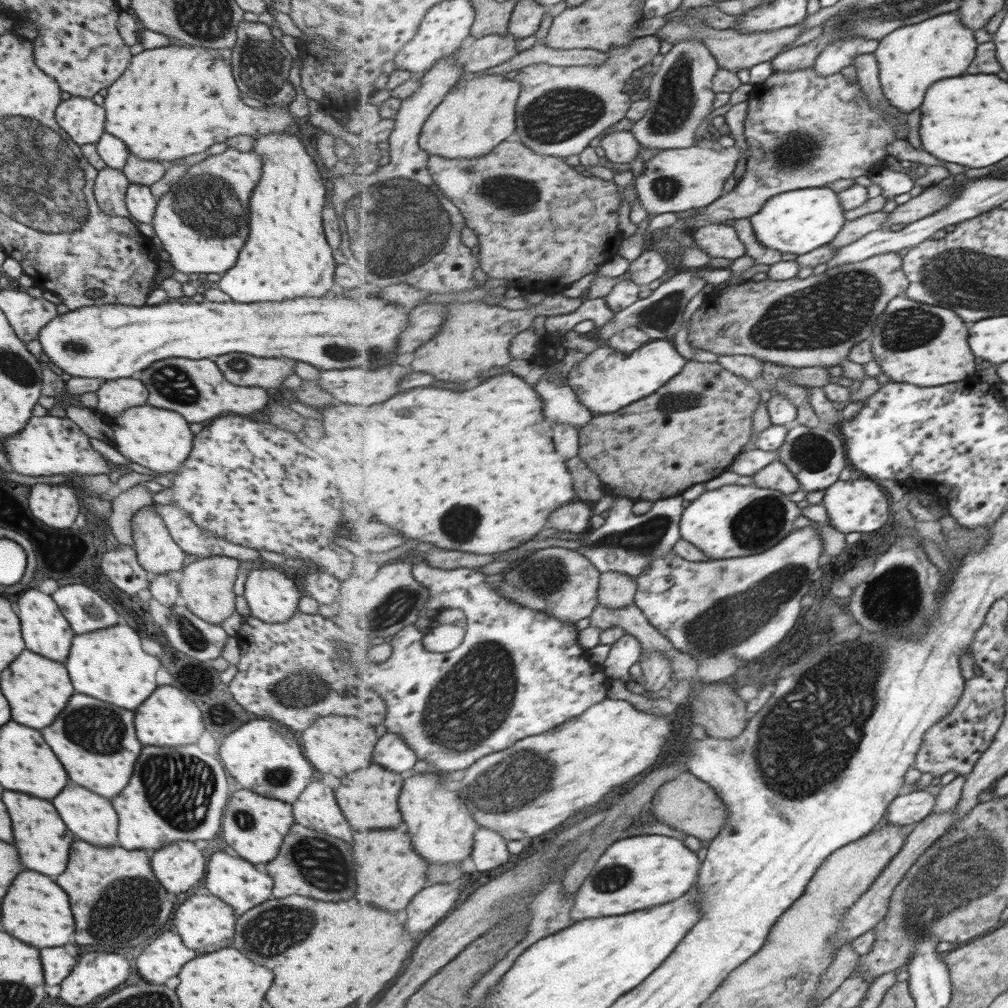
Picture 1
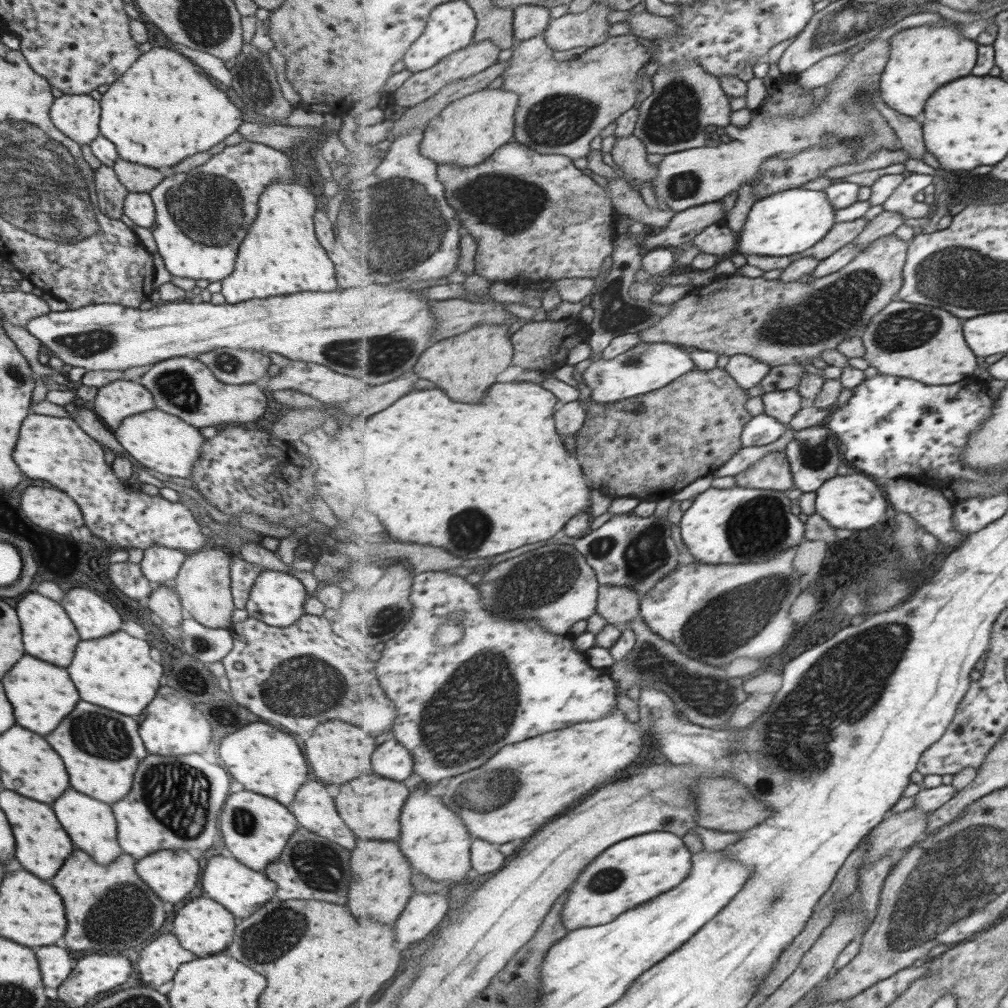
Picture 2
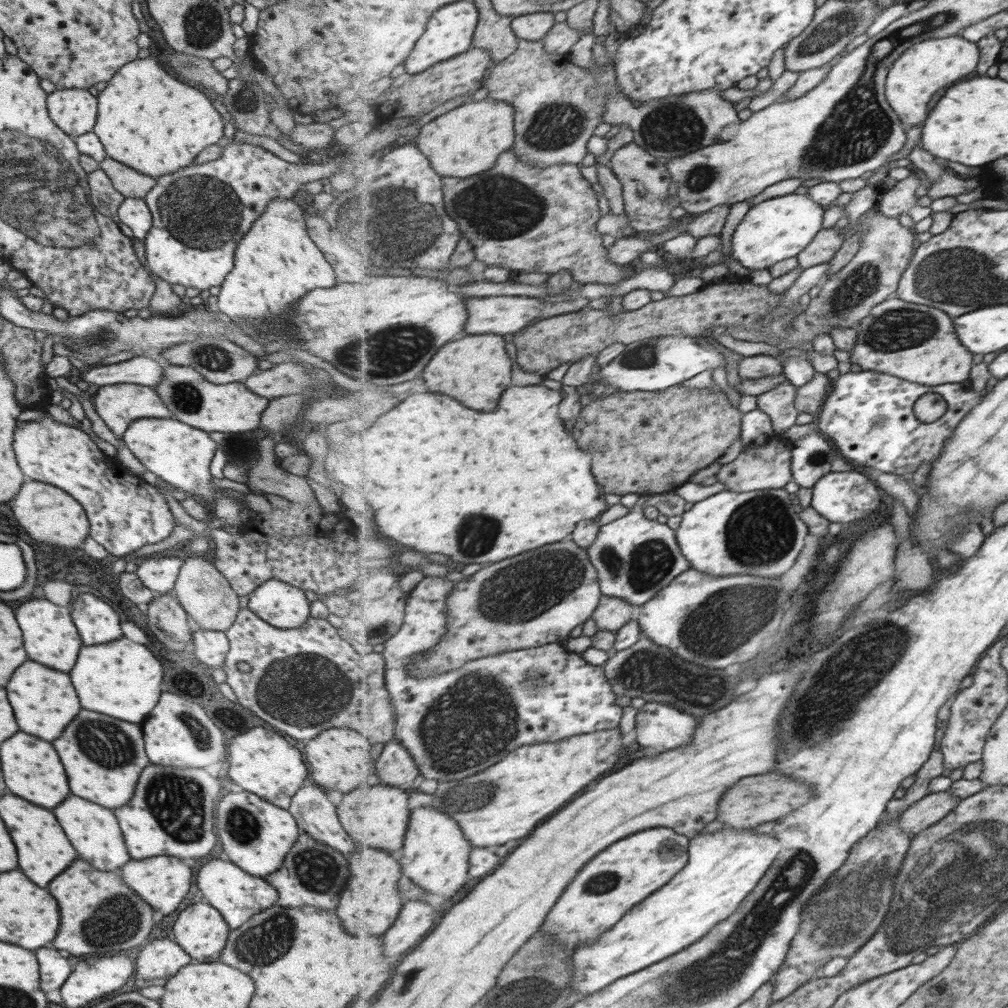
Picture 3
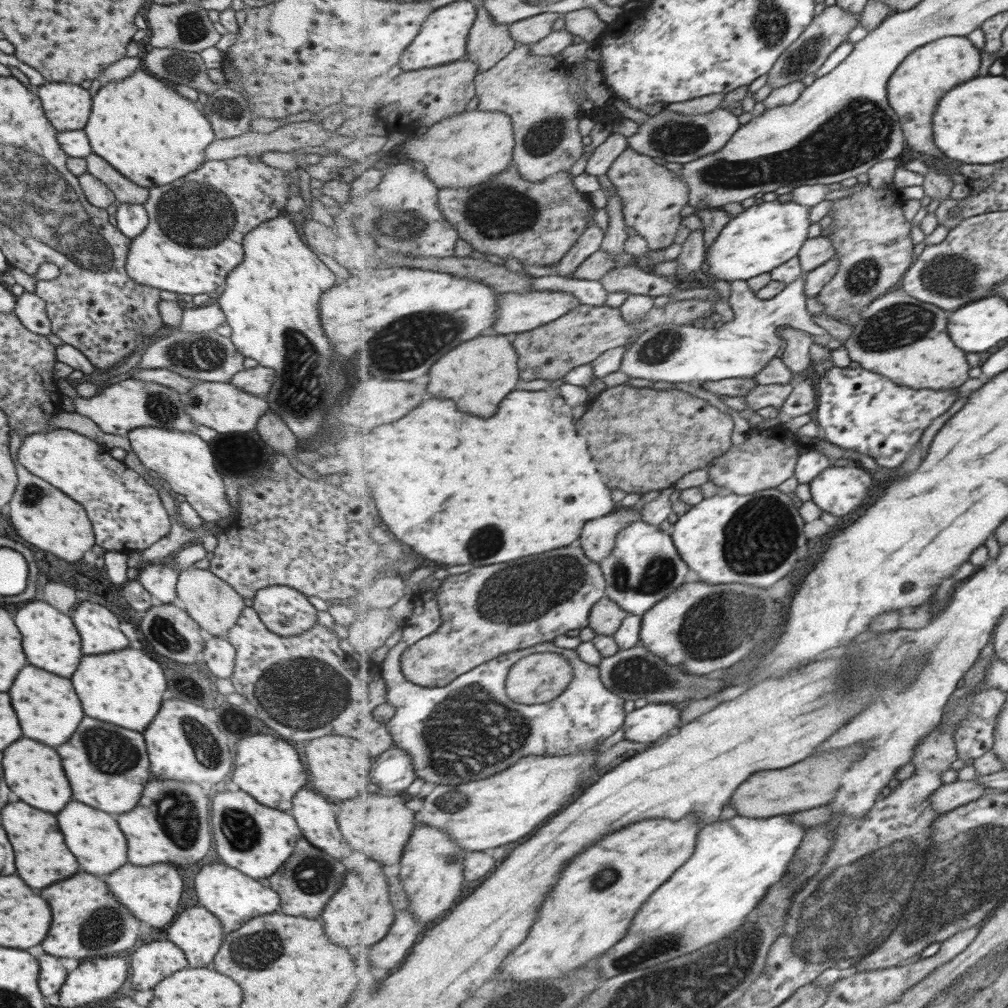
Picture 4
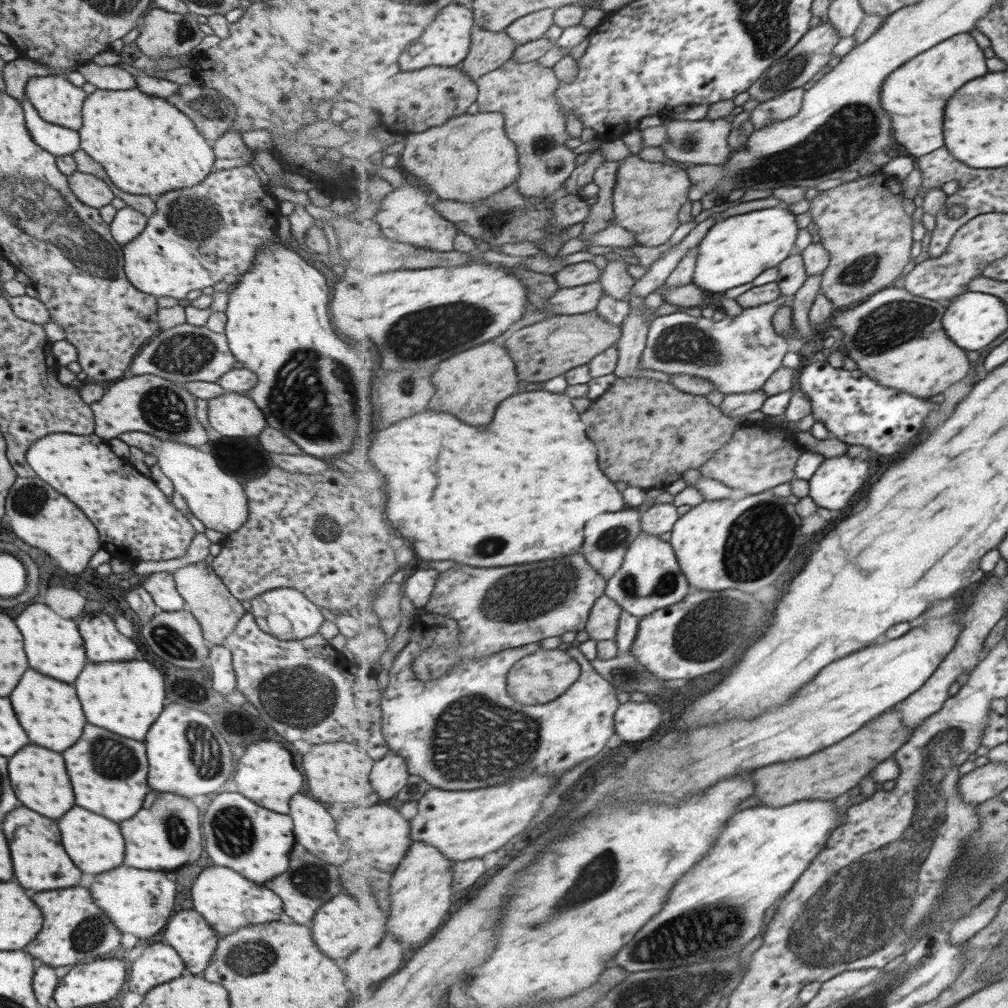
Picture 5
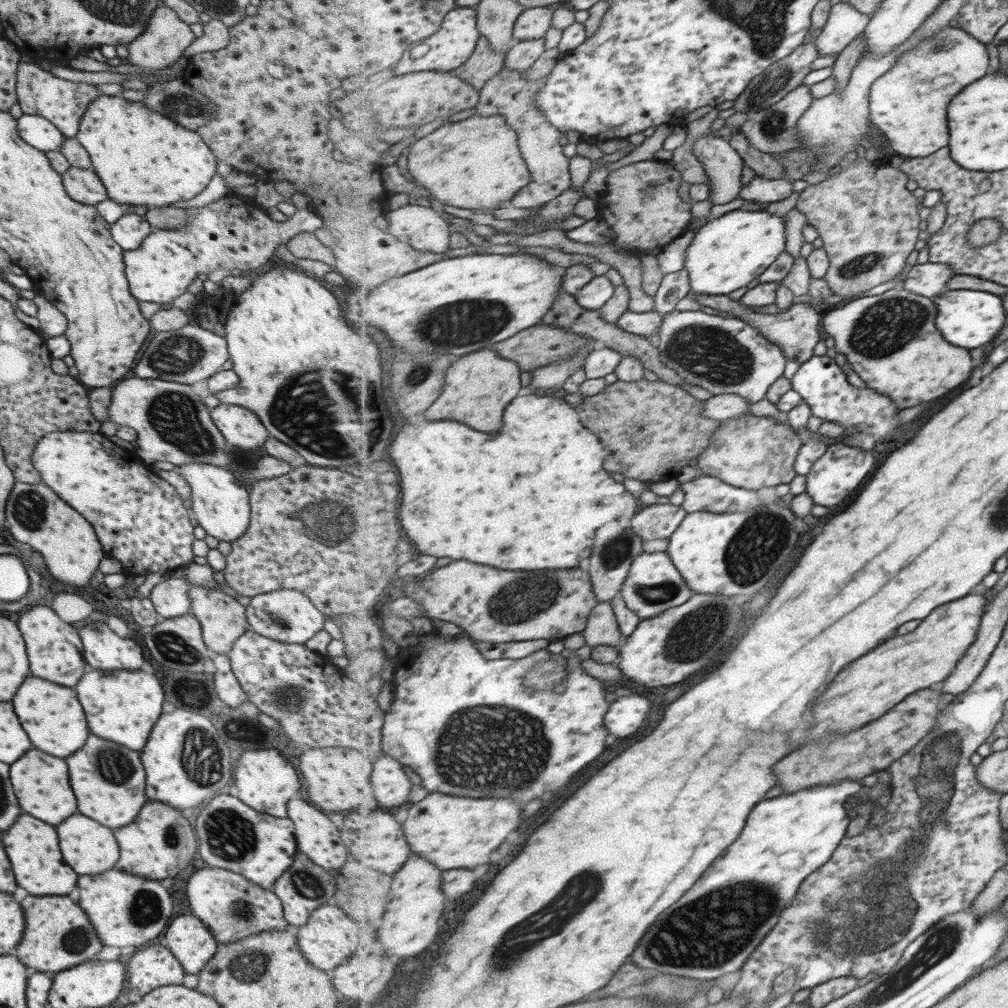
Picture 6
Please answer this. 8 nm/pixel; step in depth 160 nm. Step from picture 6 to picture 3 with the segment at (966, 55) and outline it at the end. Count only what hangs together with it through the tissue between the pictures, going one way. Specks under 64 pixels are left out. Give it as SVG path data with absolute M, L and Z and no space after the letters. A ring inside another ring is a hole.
M961 35L945 38L930 38L916 42L892 66L886 80L886 97L906 127L921 124L929 114L929 102L937 90L949 88L953 82L975 72L982 60L982 50L976 43Z

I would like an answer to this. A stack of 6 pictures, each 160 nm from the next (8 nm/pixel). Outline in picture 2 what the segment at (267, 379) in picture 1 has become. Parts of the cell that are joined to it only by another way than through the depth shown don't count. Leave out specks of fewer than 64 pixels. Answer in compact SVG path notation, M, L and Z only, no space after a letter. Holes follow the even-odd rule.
M215 348L193 358L209 368L223 384L251 384L263 378L269 368L269 358L261 351Z

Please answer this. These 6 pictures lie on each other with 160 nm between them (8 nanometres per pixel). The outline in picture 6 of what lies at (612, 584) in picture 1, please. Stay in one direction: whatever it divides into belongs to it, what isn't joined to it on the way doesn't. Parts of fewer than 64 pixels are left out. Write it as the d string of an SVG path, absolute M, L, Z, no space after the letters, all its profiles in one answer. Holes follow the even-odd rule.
M601 601L594 608L587 628L582 633L585 635L589 646L607 645L619 647L619 642L622 640L622 630L612 601Z

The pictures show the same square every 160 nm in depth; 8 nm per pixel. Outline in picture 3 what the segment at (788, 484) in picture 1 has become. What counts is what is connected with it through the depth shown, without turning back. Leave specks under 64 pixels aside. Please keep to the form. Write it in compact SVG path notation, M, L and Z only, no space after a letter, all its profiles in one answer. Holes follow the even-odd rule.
M777 435L765 445L744 448L734 461L721 466L716 478L731 490L739 490L743 493L753 492L753 490L783 489L789 482L794 481L792 471L793 446L791 441L781 439L780 435Z

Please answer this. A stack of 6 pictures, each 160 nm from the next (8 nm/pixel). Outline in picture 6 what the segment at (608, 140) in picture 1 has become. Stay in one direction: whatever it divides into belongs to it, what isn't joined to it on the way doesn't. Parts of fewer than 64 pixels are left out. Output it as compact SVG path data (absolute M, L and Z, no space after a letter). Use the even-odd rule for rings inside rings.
M657 160L636 162L610 173L600 204L608 224L616 232L617 246L657 253L683 235L692 218L693 204L679 196L683 181L675 168Z

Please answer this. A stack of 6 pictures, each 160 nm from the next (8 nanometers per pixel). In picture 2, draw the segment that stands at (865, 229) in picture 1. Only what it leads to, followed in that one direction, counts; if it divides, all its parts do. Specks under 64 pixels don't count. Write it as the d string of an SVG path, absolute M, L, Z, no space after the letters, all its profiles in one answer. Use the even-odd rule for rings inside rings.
M864 217L851 220L851 222L836 221L833 230L821 242L817 242L815 246L811 246L809 250L805 250L801 254L791 254L791 258L796 261L801 257L813 256L813 258L818 258L820 261L825 260L847 246L847 244L853 243L869 223L870 220Z

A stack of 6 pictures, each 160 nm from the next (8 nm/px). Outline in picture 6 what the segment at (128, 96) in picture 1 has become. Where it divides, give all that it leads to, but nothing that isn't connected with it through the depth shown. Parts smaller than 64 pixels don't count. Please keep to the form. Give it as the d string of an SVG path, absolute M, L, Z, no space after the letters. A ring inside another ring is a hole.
M97 95L97 98L94 98L94 100L87 105L85 112L81 115L80 121L78 122L78 131L73 138L88 152L89 160L92 164L91 170L93 170L102 182L109 200L114 201L122 208L131 206L131 204L151 204L151 206L145 206L145 208L146 210L153 210L165 208L165 206L170 206L175 202L179 202L179 200L188 201L207 186L209 180L211 180L211 177L217 170L217 159L215 155L211 154L210 147L203 142L202 138L199 138L198 134L195 134L195 131L187 130L174 120L143 106L137 101L127 101L120 97L120 95Z

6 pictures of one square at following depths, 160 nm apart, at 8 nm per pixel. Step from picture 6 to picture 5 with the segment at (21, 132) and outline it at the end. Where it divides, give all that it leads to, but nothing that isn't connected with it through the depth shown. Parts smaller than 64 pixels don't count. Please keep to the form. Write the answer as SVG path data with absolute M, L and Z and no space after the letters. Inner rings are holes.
M23 93L23 101L20 104L23 109L25 126L36 145L39 145L54 157L71 155L80 149L79 135L76 130L69 130L45 122L32 107L25 93Z

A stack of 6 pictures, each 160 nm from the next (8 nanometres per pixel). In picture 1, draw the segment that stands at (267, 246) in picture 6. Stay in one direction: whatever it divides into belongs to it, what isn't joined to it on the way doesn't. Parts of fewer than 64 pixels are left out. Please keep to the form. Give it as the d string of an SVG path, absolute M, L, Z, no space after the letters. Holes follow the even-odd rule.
M227 147L223 152L209 155L191 165L168 191L157 198L150 222L162 249L169 255L168 261L174 270L189 276L196 274L223 274L237 260L239 248L247 238L248 206L251 191L255 188L261 174L261 159L254 150L235 150Z

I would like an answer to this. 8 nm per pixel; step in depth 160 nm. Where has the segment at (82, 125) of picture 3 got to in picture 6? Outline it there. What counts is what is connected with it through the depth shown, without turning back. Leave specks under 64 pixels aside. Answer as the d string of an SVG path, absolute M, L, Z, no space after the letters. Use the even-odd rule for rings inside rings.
M22 57L17 64L14 89L16 102L19 104L22 114L34 114L46 118L65 138L73 138L78 131L78 122L87 105L97 98L97 95L101 95L95 86L55 78L50 73L41 70L35 61Z

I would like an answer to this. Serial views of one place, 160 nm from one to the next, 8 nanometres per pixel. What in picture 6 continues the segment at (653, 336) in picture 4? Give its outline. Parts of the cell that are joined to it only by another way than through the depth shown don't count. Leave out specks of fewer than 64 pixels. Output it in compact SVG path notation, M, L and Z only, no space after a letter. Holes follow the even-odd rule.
M673 311L667 313L664 315L655 343L660 352L661 362L670 369L676 370L685 382L705 388L713 396L737 394L746 398L750 403L766 398L771 386L783 376L788 359L782 347L772 343L758 327L754 327L746 320L728 315L719 318L719 316L711 316L705 312Z

